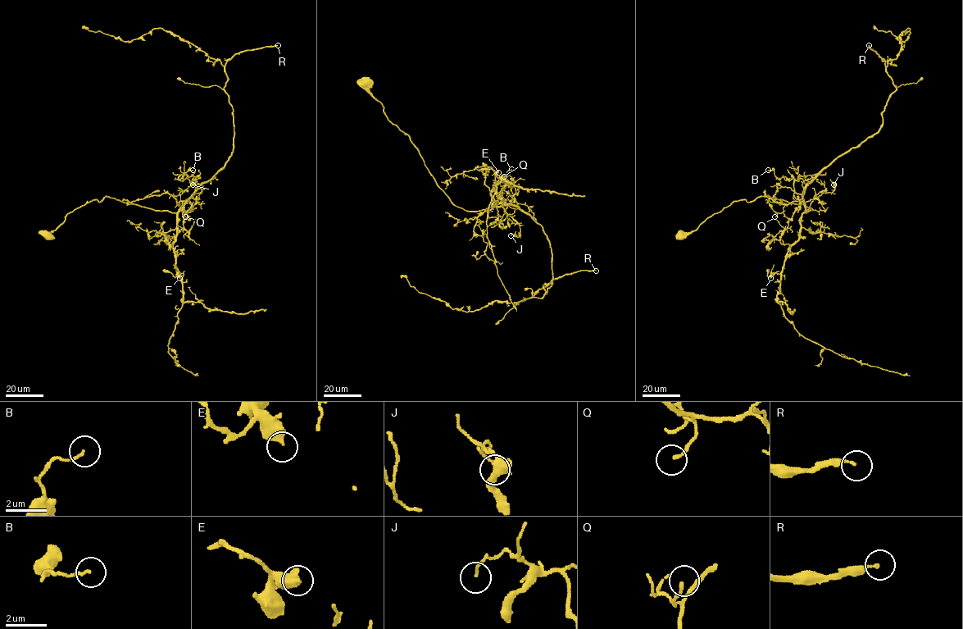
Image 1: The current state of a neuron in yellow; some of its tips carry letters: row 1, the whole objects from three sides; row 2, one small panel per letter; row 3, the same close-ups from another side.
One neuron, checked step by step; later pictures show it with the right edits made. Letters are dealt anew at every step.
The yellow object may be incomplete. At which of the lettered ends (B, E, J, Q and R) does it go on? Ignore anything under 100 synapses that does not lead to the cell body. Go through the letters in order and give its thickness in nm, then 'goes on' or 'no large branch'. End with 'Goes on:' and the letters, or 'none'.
B: 110 nm | no large branch
E: 440 nm | no large branch
J: 100 nm | no large branch
Q: 130 nm | no large branch
R: 170 nm | goes on
Goes on: R

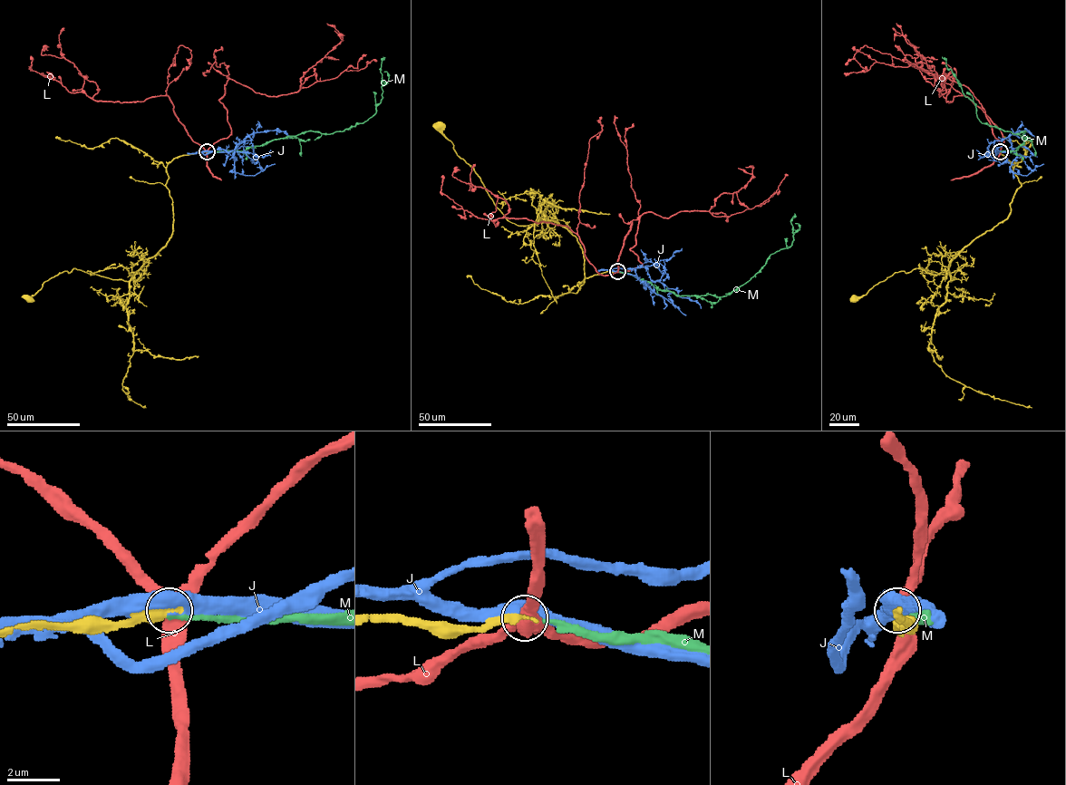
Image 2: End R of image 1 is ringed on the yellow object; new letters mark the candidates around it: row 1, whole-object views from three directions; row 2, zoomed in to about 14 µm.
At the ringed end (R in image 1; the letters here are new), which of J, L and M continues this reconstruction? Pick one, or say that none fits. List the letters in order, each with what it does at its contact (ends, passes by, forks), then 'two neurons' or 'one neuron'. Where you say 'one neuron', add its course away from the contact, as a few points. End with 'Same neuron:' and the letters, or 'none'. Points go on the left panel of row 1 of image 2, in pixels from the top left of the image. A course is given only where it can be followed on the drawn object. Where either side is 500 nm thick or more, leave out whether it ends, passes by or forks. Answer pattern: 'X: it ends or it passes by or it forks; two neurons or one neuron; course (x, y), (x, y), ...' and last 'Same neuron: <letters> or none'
J: two neurons
L: it forks; two neurons
M: it ends; one neuron; course (207, 151), (243, 150), (306, 131), (343, 131), (366, 121), (382, 98), (380, 69), (382, 57)
Same neuron: M

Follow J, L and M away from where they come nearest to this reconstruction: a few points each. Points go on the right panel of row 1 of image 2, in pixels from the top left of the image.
J: (1000, 151), (1012, 151), (1017, 156), (1010, 167), (1013, 173), (1026, 176), (1043, 164)
L: (1000, 151), (985, 111), (968, 88), (944, 78), (946, 92), (939, 96), (935, 76), (896, 24)
M: (1000, 151), (1014, 150), (1023, 142), (1025, 130), (1013, 133), (980, 121), (975, 104), (964, 95), (942, 57)

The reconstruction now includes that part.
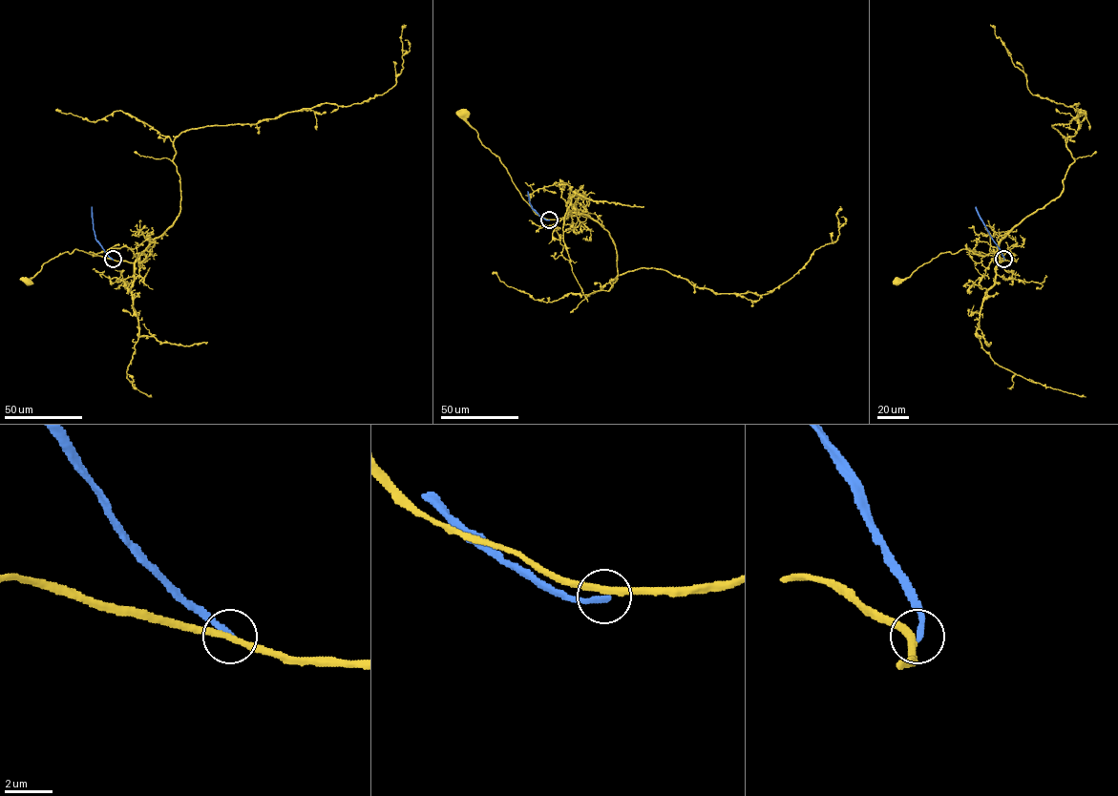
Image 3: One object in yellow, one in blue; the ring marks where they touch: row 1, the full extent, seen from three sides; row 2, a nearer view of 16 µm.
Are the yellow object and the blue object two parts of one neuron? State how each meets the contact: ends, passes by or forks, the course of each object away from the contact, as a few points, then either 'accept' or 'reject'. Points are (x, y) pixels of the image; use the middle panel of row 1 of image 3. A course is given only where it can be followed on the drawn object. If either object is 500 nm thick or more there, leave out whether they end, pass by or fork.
yellow passes by | blue ends | yellow via (548, 219), (537, 215), (522, 197), (506, 167), (482, 144), (464, 112) | blue via (548, 219), (532, 207), (527, 192) | reject

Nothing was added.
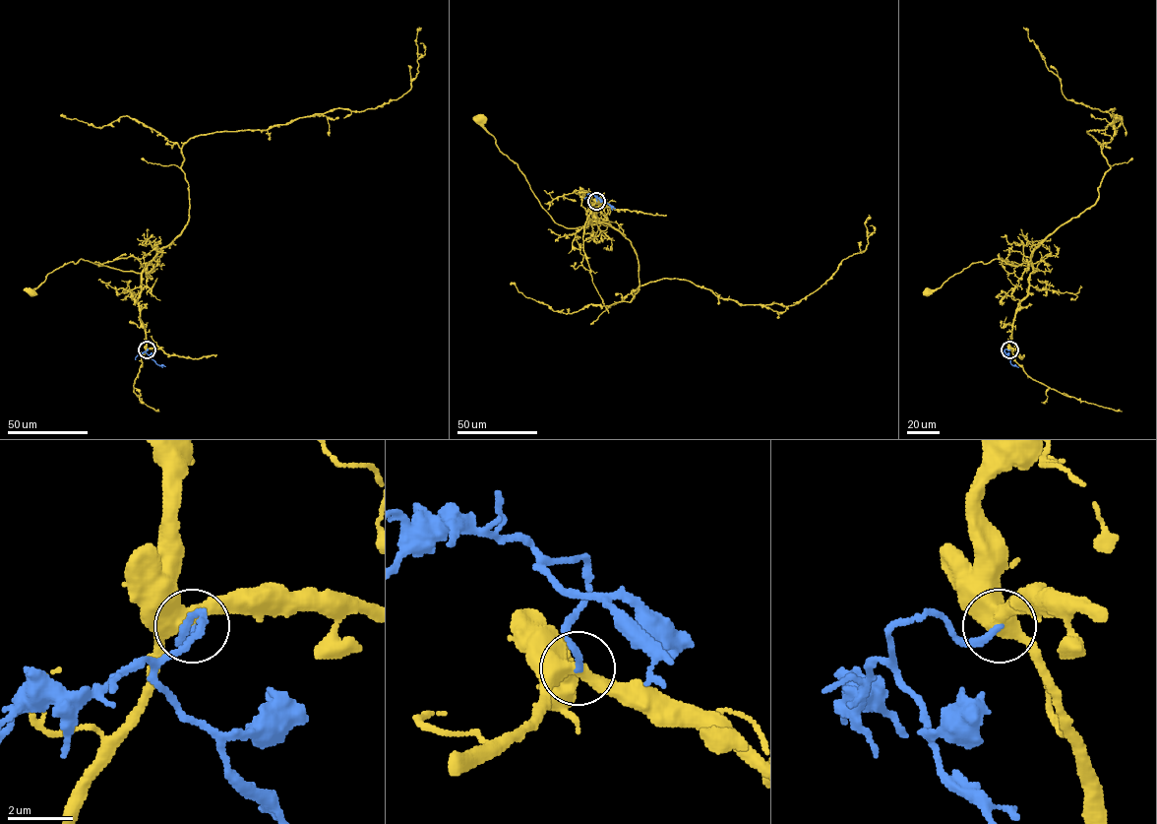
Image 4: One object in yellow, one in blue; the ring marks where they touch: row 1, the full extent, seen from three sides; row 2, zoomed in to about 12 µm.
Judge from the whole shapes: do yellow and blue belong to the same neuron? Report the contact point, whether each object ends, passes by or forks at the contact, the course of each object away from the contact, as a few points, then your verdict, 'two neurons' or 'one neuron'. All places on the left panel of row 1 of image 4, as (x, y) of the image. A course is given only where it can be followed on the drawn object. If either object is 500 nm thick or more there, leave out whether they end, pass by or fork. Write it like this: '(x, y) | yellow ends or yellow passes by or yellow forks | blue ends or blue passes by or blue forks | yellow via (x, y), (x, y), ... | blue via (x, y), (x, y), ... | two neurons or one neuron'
(147, 349) | yellow passes by | blue ends | yellow via (148, 349), (137, 302), (141, 273), (81, 259), (53, 270), (31, 292) | blue via (148, 349), (146, 352), (156, 363), (165, 366) | two neurons

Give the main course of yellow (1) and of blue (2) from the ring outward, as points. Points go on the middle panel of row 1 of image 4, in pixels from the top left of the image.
1: (597, 201), (586, 212), (588, 225), (573, 227), (558, 224), (542, 207), (517, 164), (500, 151), (481, 117)
2: (597, 201), (595, 196), (615, 208)

